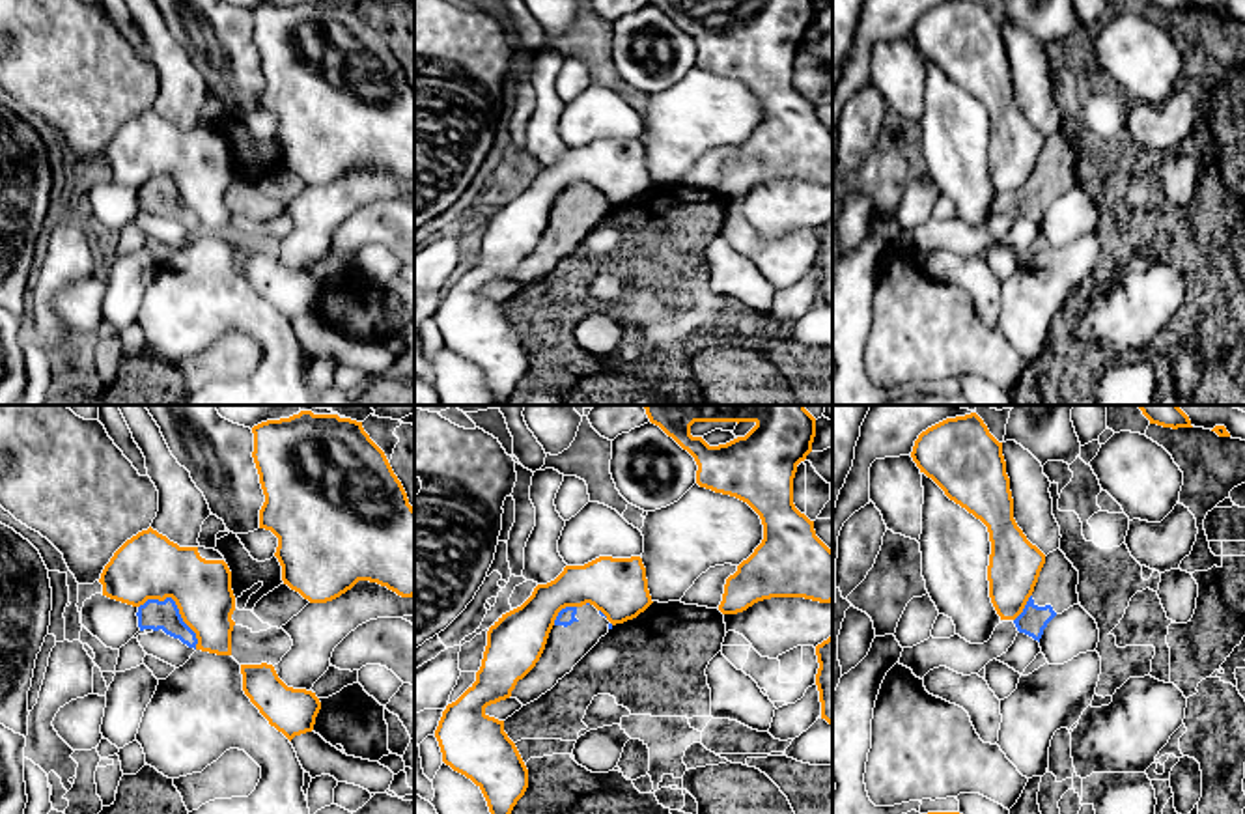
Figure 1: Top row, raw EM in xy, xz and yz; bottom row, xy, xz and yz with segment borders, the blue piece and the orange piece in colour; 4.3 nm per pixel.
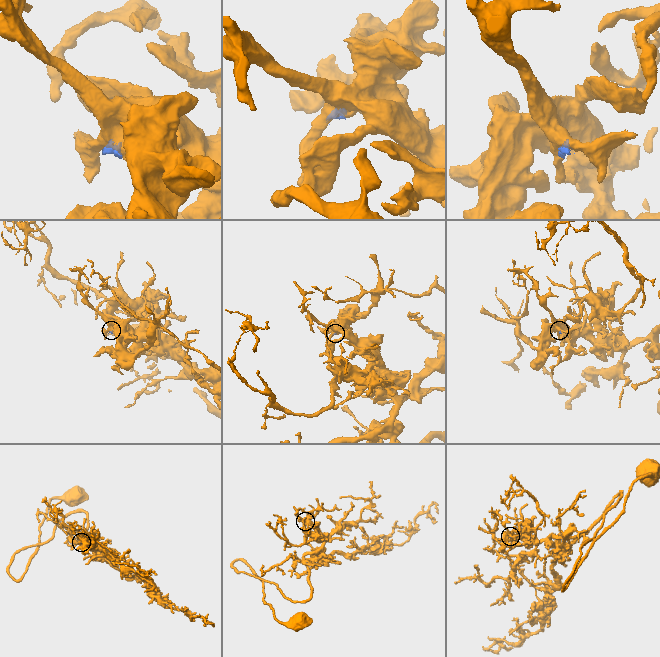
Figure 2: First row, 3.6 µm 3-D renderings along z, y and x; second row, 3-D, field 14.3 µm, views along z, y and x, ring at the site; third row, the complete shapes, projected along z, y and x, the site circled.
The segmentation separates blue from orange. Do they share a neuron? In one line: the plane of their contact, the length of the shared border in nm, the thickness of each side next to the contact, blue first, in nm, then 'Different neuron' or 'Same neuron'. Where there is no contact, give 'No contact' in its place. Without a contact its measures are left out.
Touches blue in xy. Shared border 320 nm. Thickness 130 nm (blue) against 280 nm. Different neuron

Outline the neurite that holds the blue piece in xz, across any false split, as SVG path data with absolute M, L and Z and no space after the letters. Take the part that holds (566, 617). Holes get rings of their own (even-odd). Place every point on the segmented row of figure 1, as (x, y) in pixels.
M594 605L566 607L558 612L536 667L517 681L511 698L523 706L551 691L612 629Z

